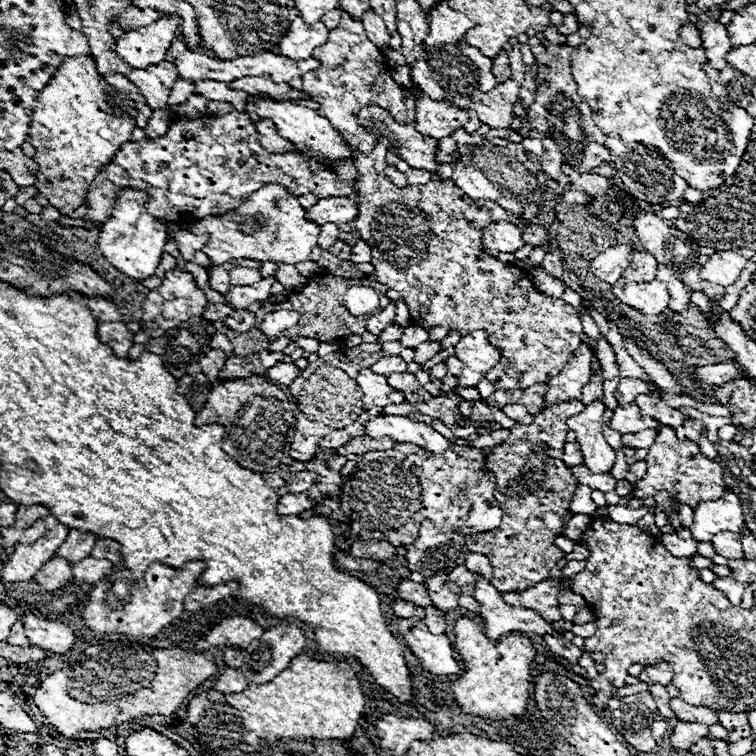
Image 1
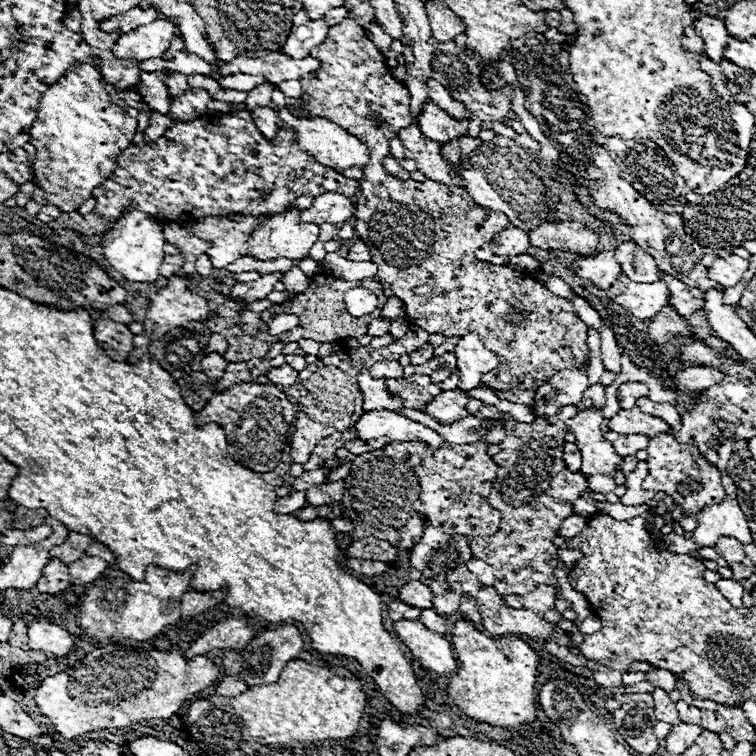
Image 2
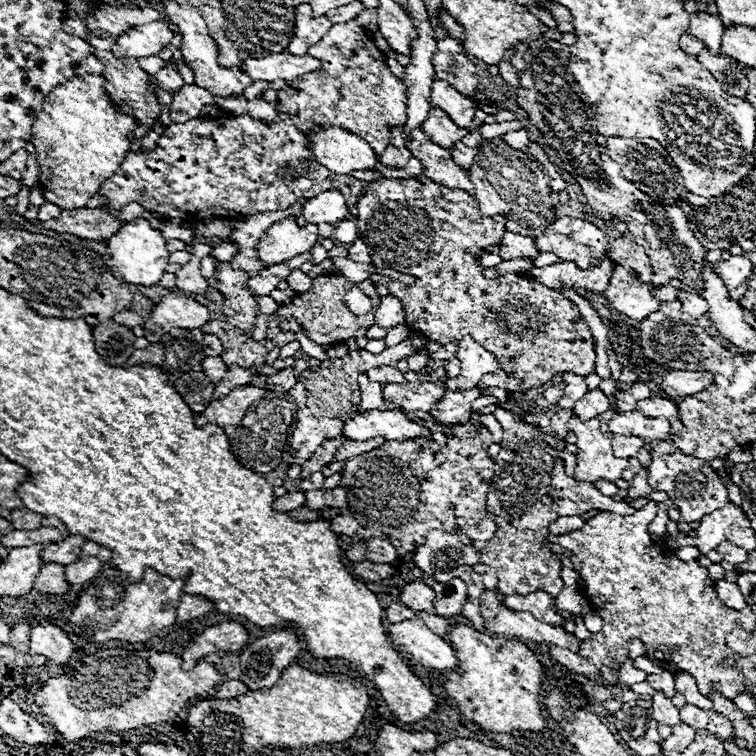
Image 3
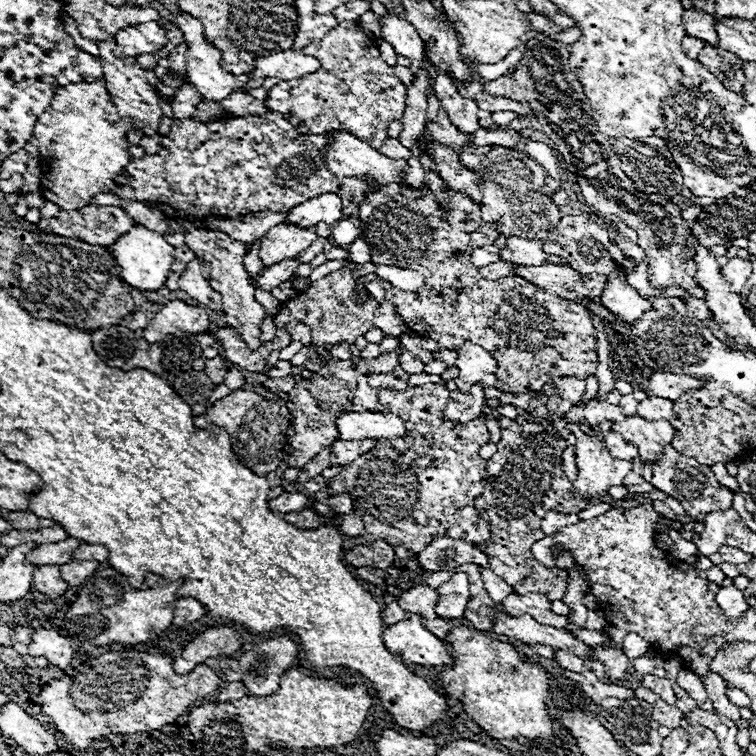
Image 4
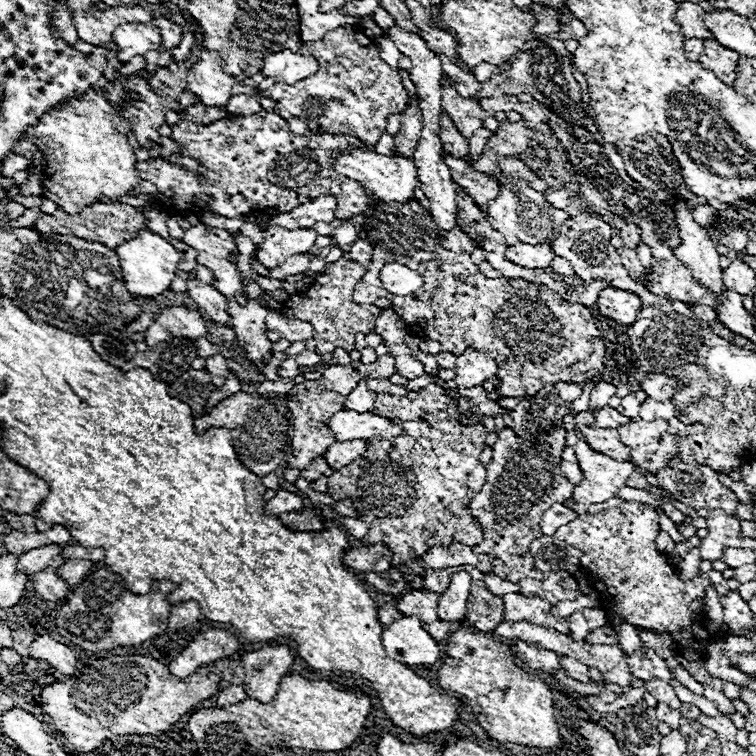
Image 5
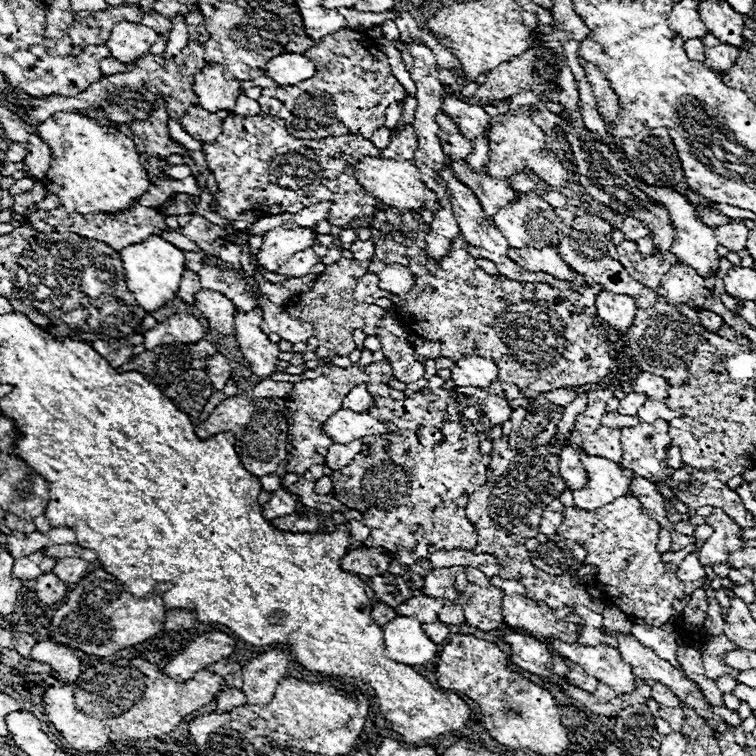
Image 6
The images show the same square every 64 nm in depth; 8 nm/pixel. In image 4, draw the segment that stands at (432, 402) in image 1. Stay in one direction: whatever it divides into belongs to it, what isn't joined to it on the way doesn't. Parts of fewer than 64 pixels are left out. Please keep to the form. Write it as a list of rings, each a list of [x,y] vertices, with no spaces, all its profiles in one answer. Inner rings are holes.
[[[472,386],[472,390],[468,390],[464,394],[454,390],[454,392],[450,392],[448,404],[442,410],[442,418],[466,424],[466,422],[476,420],[478,416],[482,416],[482,408],[484,408],[482,386]]]

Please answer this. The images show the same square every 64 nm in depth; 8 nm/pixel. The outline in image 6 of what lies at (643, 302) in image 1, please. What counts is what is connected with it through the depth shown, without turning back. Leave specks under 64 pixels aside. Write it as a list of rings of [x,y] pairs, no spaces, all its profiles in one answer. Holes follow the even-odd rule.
[[[602,290],[596,298],[596,314],[606,324],[614,326],[616,330],[624,332],[632,326],[636,316],[636,300],[626,294],[612,294],[608,290]]]

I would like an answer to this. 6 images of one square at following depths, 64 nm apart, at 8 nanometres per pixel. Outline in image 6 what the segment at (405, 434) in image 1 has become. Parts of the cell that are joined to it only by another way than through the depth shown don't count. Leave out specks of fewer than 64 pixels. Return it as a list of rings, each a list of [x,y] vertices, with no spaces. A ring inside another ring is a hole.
[[[338,410],[336,414],[332,414],[328,418],[328,422],[324,422],[322,428],[336,444],[344,444],[344,442],[352,442],[352,440],[360,440],[364,436],[382,436],[382,434],[390,434],[388,426],[380,420],[376,420],[374,416],[366,414],[366,412],[352,412],[352,410]]]

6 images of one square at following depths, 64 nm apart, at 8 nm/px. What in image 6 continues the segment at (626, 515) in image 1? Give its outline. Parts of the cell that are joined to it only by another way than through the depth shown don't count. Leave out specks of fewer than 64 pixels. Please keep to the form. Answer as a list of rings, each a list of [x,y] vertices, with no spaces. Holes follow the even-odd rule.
[[[500,436],[492,444],[490,452],[490,464],[488,464],[488,480],[484,488],[476,490],[472,498],[468,498],[468,518],[472,518],[476,532],[478,532],[478,544],[476,552],[478,554],[494,554],[498,558],[498,564],[504,566],[500,568],[498,576],[504,580],[518,580],[526,588],[526,596],[530,600],[542,600],[546,602],[552,610],[564,606],[564,604],[574,604],[574,606],[588,606],[590,610],[602,614],[606,604],[596,600],[590,600],[590,594],[570,574],[560,574],[560,576],[550,576],[546,572],[540,572],[534,568],[530,562],[530,554],[526,550],[526,542],[534,536],[540,534],[538,524],[544,508],[556,500],[568,486],[560,478],[558,470],[558,454],[562,450],[562,442],[548,442],[540,446],[538,450],[518,450],[510,448],[510,438]]]

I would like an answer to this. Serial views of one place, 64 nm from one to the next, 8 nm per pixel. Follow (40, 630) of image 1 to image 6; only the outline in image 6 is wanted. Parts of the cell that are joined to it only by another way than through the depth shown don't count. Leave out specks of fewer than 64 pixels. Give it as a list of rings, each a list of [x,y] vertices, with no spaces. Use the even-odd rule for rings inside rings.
[[[40,640],[32,648],[32,658],[50,664],[58,672],[58,678],[64,682],[74,682],[80,676],[80,660],[64,644],[56,644],[52,640]]]

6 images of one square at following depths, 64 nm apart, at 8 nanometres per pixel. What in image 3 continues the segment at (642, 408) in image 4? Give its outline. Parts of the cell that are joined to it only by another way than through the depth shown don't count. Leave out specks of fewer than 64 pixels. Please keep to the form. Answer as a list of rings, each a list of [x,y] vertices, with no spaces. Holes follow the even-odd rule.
[[[646,398],[638,402],[638,410],[648,418],[666,418],[670,424],[678,420],[678,406],[668,398]]]

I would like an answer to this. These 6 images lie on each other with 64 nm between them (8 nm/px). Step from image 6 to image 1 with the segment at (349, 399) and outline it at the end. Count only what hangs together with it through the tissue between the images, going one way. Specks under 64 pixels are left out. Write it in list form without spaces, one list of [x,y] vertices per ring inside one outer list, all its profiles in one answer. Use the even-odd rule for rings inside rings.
[[[370,368],[360,370],[356,378],[358,386],[364,392],[364,410],[370,406],[388,406],[388,402],[404,402],[404,394],[392,386],[388,386],[386,378],[382,374],[374,374]]]

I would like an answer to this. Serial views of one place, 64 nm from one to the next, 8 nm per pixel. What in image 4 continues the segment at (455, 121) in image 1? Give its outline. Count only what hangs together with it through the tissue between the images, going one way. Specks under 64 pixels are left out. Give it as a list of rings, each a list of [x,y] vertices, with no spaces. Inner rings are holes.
[[[438,110],[434,122],[430,122],[426,126],[426,132],[430,134],[430,138],[434,138],[434,142],[448,146],[452,150],[456,150],[456,154],[462,150],[462,146],[466,144],[468,136],[464,132],[460,132],[448,118],[448,114],[444,110]]]

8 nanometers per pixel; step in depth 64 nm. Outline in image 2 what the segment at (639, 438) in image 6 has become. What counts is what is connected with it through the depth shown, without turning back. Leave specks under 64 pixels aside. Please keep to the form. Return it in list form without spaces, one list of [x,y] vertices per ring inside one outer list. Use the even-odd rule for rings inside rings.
[[[636,406],[630,410],[618,410],[618,414],[608,420],[608,428],[618,434],[648,434],[648,436],[656,436],[660,432],[670,430],[670,426],[664,420],[642,414]]]

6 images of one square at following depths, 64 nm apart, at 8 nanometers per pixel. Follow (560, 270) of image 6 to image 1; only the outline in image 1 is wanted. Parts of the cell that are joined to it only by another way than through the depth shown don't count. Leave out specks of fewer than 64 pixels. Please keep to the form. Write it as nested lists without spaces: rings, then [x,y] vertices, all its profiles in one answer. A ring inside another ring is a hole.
[[[494,222],[484,228],[482,244],[488,250],[500,250],[500,252],[516,252],[526,242],[522,240],[522,232],[518,226],[510,222]]]

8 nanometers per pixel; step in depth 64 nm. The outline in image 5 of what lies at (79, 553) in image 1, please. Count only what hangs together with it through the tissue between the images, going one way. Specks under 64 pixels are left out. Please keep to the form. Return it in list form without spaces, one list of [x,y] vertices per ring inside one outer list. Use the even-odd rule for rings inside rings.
[[[50,544],[50,546],[40,546],[34,550],[28,550],[26,554],[20,556],[20,570],[28,570],[28,574],[36,574],[48,566],[58,568],[64,558],[62,558],[62,548],[70,544]]]

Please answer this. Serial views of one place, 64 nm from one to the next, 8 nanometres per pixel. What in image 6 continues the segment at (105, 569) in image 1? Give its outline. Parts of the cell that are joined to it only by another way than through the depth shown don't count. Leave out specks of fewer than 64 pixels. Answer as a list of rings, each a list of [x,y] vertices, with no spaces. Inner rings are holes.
[[[60,558],[52,568],[52,572],[60,576],[60,580],[66,584],[78,582],[86,574],[86,570],[88,570],[88,562],[82,558]]]

